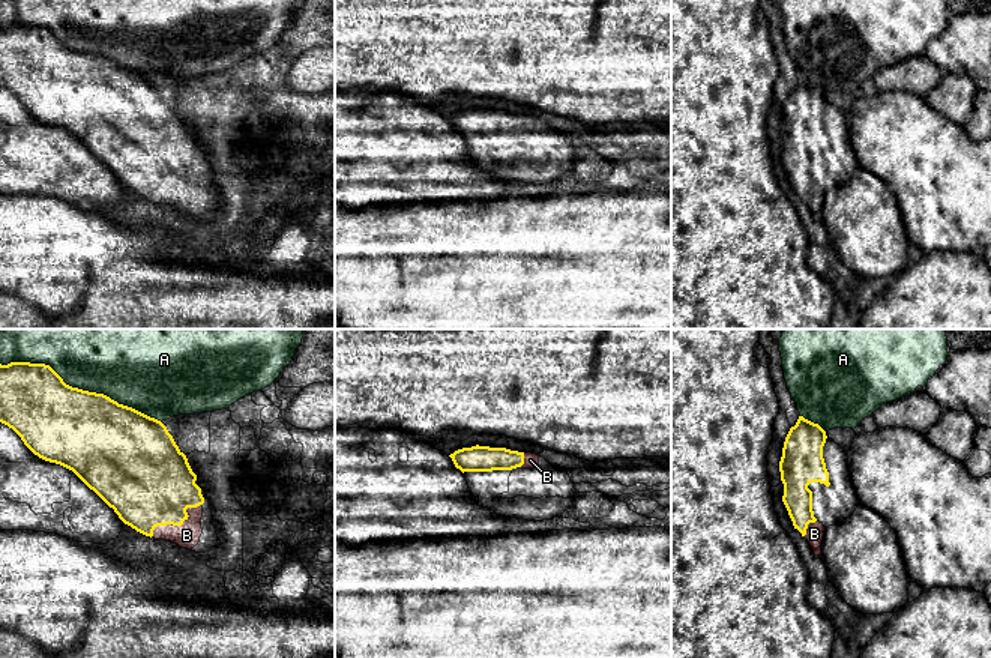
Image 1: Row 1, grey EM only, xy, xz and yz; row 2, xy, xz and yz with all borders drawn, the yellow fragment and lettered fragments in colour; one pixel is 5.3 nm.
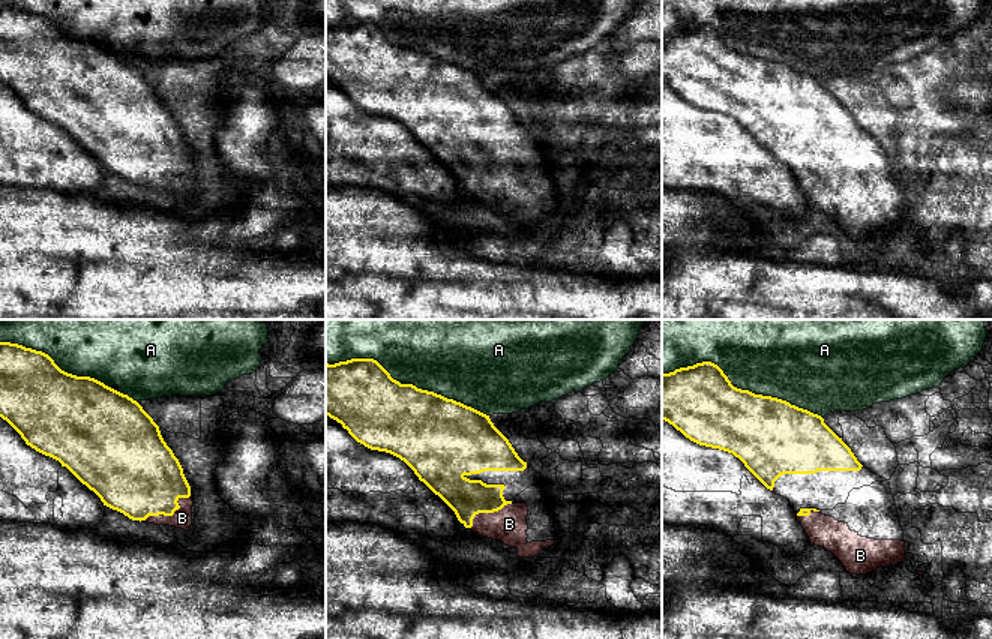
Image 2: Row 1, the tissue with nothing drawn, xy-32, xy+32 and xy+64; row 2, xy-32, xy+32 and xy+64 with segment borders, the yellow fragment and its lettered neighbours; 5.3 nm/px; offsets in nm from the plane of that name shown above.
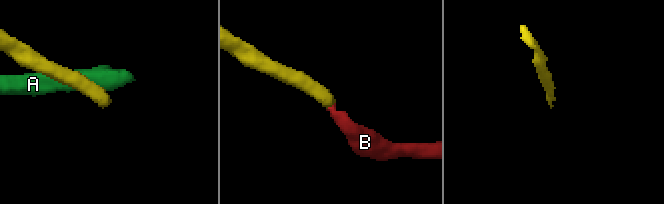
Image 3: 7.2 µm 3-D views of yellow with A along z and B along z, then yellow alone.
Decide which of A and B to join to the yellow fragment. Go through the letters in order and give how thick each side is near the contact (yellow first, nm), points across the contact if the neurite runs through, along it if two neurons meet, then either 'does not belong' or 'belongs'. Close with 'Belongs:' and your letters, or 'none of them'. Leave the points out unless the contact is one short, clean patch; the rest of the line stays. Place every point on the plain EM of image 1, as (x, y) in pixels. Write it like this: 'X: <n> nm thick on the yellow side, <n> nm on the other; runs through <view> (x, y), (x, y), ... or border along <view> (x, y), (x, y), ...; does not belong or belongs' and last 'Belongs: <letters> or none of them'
A: 440 nm thick on the yellow side, 340 nm on the other; does not belong
B: 440 nm thick on the yellow side, 130 nm on the other; runs through xy (153, 149), (165, 161), (179, 188), (186, 199); belongs
Belongs: B

